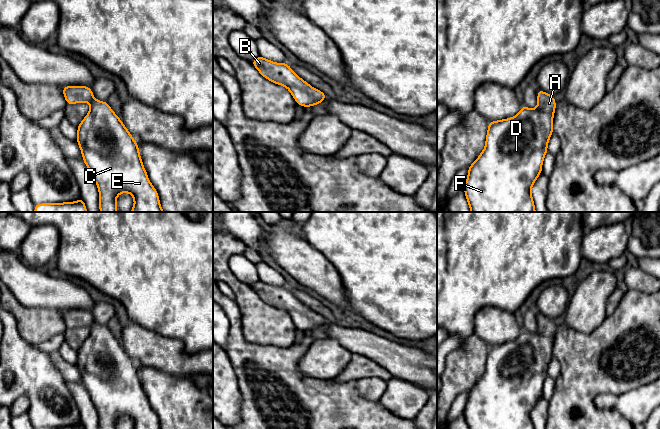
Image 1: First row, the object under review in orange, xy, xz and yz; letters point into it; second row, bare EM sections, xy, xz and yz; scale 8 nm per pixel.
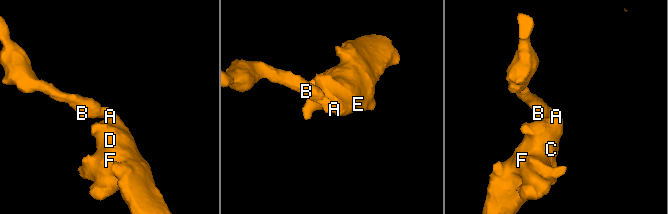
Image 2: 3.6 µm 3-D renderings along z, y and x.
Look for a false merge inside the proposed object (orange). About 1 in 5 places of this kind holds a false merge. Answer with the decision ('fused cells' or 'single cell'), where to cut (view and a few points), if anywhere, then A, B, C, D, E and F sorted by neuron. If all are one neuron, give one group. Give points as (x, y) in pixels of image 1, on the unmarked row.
single cell; no cut; A B C D E F

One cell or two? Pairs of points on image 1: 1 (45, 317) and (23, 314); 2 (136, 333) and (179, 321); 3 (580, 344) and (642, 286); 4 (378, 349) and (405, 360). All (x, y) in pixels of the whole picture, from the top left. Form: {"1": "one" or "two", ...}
{"1": "one", "2": "two", "3": "two", "4": "one"}

